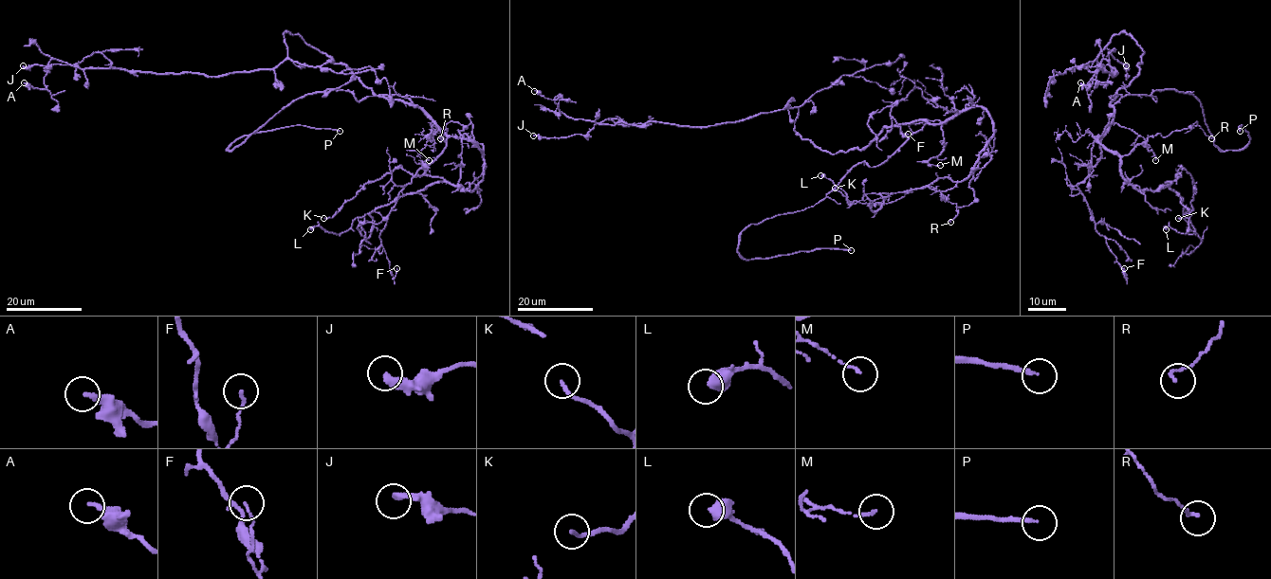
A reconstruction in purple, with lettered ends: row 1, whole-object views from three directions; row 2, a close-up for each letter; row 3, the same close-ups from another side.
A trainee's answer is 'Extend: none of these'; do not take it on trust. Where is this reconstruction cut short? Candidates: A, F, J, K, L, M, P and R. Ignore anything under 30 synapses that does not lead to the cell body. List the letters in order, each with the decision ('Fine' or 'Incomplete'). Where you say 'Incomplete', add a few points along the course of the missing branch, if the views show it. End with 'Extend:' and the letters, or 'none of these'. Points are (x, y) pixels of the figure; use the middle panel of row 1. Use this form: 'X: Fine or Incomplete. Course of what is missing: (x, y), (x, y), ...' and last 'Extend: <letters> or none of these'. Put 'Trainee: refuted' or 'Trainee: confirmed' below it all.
A: Fine
F: Fine
J: Fine
K: Fine
L: Fine
M: Fine
P: Incomplete. Course of what is missing: (851, 250), (911, 252)
R: Fine
Extend: P
Trainee: refuted

